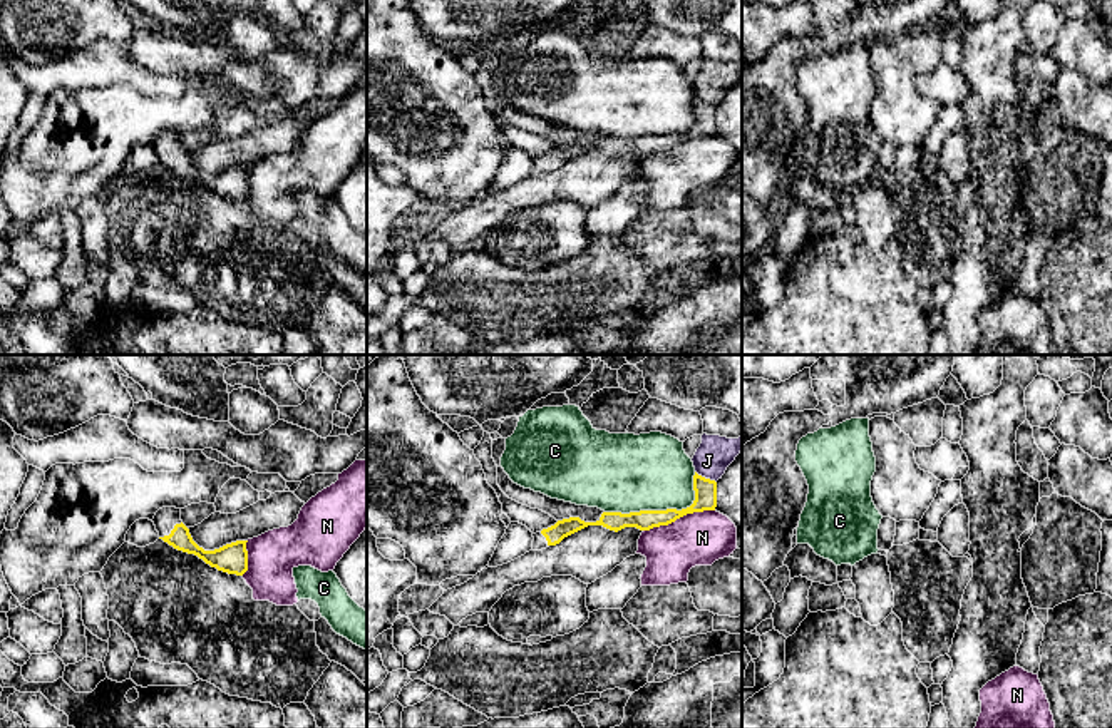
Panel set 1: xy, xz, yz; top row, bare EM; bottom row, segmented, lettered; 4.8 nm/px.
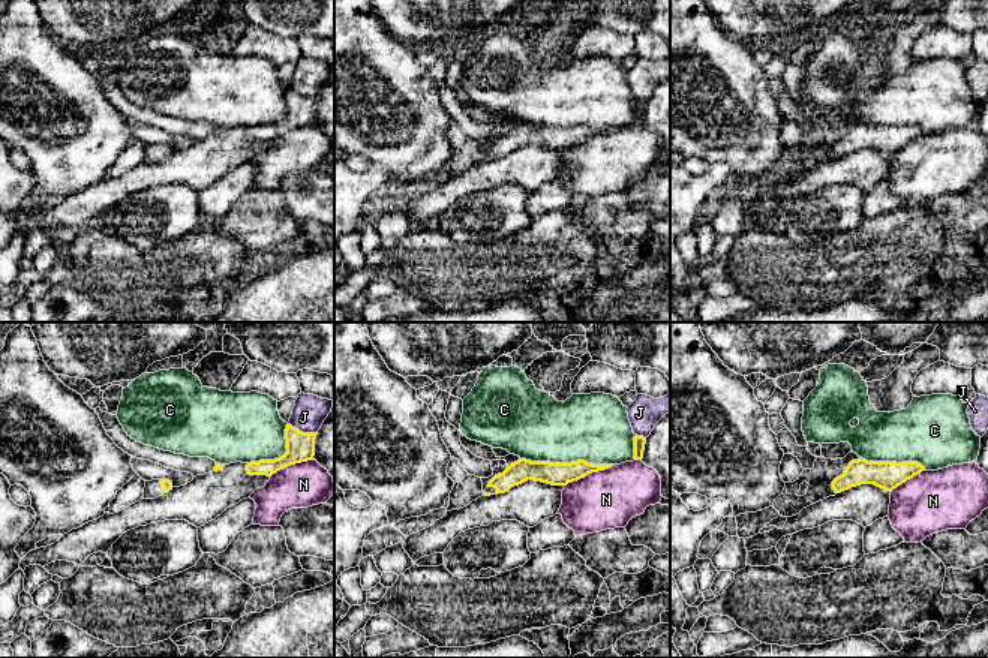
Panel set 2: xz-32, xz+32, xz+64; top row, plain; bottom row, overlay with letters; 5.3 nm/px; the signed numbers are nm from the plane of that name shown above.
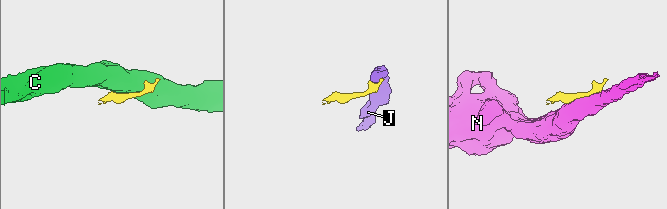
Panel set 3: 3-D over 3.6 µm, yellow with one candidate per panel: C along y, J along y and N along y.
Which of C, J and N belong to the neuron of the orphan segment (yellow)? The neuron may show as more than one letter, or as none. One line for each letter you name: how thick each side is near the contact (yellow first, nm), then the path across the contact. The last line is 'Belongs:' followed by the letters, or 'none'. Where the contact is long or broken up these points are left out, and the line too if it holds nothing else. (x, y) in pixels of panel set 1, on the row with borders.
Belongs: none

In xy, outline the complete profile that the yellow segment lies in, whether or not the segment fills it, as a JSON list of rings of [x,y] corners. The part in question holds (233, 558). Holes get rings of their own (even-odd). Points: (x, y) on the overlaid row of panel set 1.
[[[176,507],[159,509],[152,522],[159,539],[174,549],[194,554],[211,567],[228,574],[243,576],[248,571],[248,541],[236,541],[214,551],[204,551],[193,541],[189,529],[181,520],[181,509]]]

